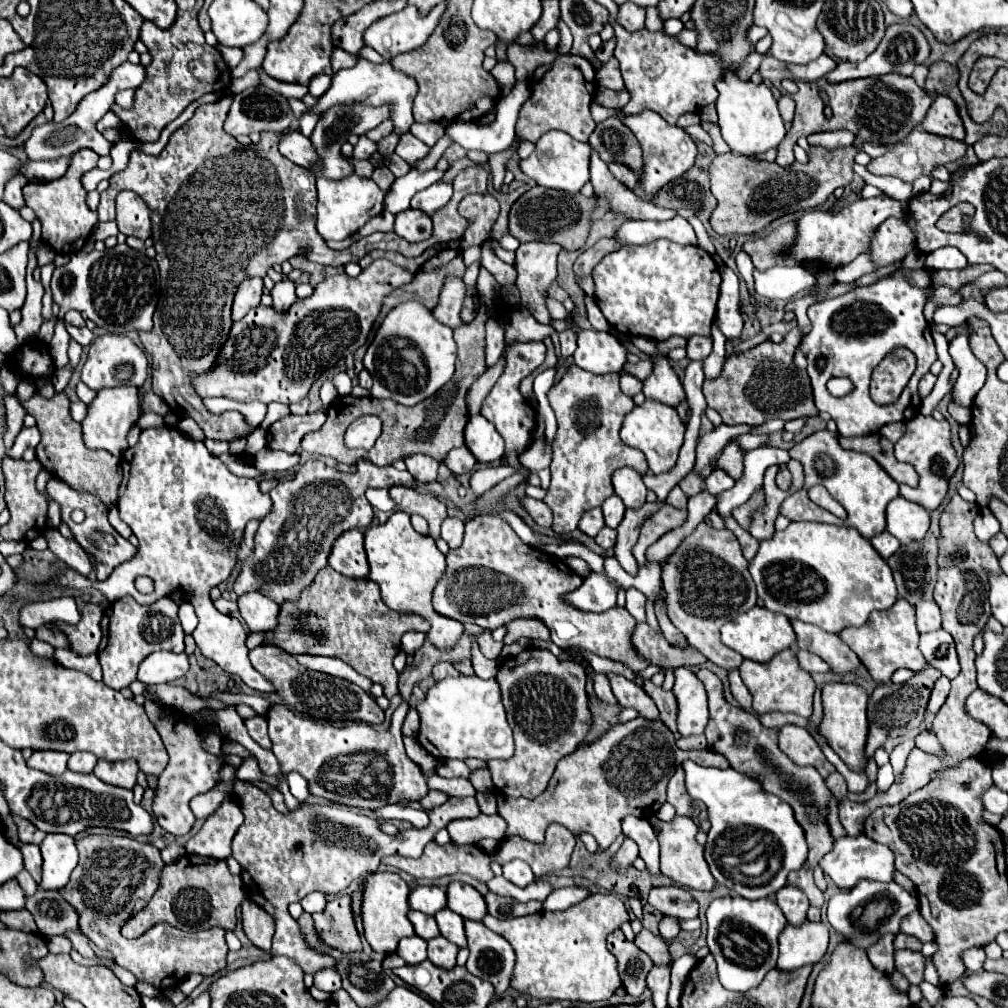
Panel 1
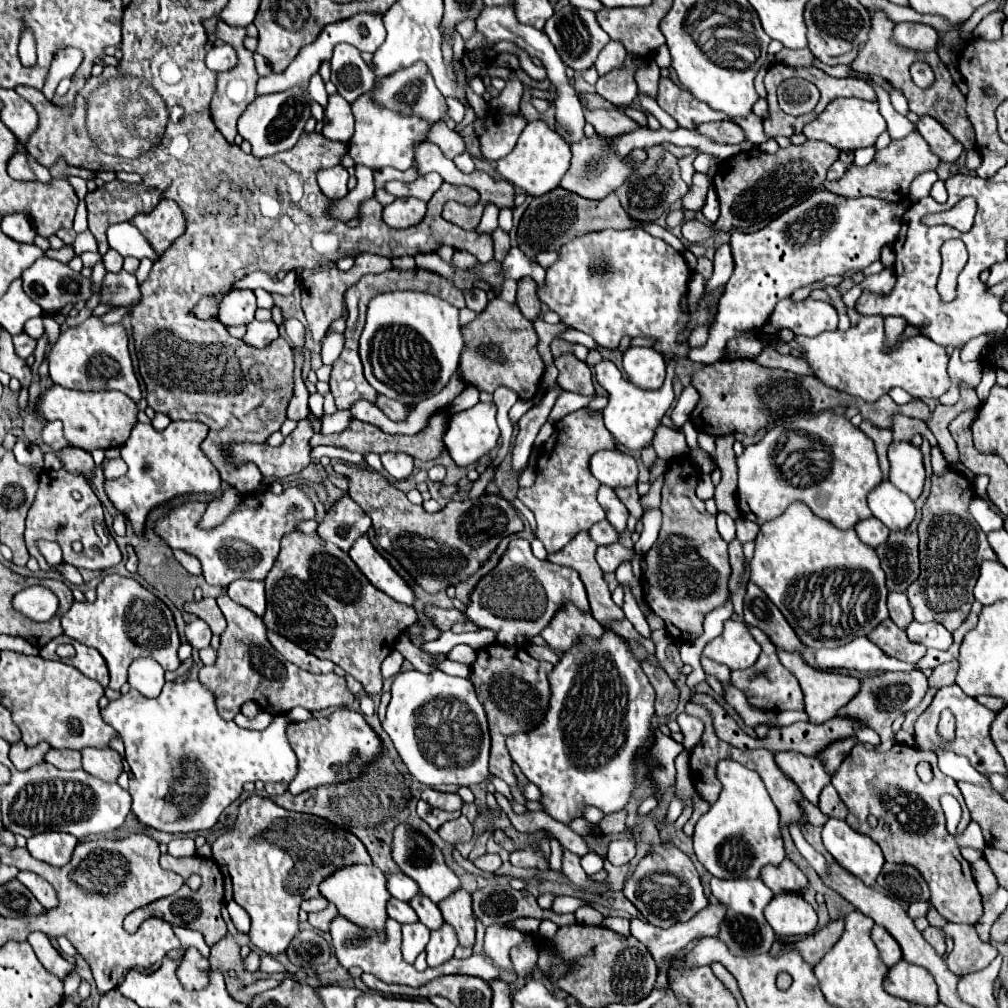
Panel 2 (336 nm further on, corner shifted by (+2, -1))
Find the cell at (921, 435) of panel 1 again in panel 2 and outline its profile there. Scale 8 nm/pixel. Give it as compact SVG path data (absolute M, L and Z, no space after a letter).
M893 441L889 445L889 463L891 463L889 481L915 501L921 495L925 485L921 447L913 443Z

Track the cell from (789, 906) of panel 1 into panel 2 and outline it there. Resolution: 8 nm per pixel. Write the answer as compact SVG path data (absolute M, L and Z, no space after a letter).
M785 859L779 867L767 865L761 869L761 881L775 893L803 893L807 891L807 877L801 873L801 869Z

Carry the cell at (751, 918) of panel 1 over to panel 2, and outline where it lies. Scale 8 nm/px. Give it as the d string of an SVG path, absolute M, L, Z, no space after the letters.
M713 877L711 891L713 891L713 897L727 909L725 919L719 929L719 939L729 947L729 951L739 957L769 953L769 949L775 941L775 933L773 933L771 925L765 921L763 909L773 899L771 889L761 879L757 879L757 881L725 881L725 879Z

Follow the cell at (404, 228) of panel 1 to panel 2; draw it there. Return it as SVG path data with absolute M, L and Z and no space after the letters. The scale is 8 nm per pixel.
M395 199L383 209L383 219L391 229L409 229L423 221L427 203L421 199Z

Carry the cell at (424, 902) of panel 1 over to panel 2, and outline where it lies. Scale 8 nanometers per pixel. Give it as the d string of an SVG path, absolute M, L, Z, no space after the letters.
M403 873L389 875L387 881L389 881L389 893L399 901L411 901L415 895L419 895L419 885Z

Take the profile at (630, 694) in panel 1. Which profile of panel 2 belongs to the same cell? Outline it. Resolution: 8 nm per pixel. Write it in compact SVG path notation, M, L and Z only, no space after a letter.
M569 605L569 609L563 609L557 617L553 617L553 621L541 631L541 637L555 651L569 651L581 637L587 635L599 639L603 633L605 629L593 619L591 613L577 613L577 609Z

